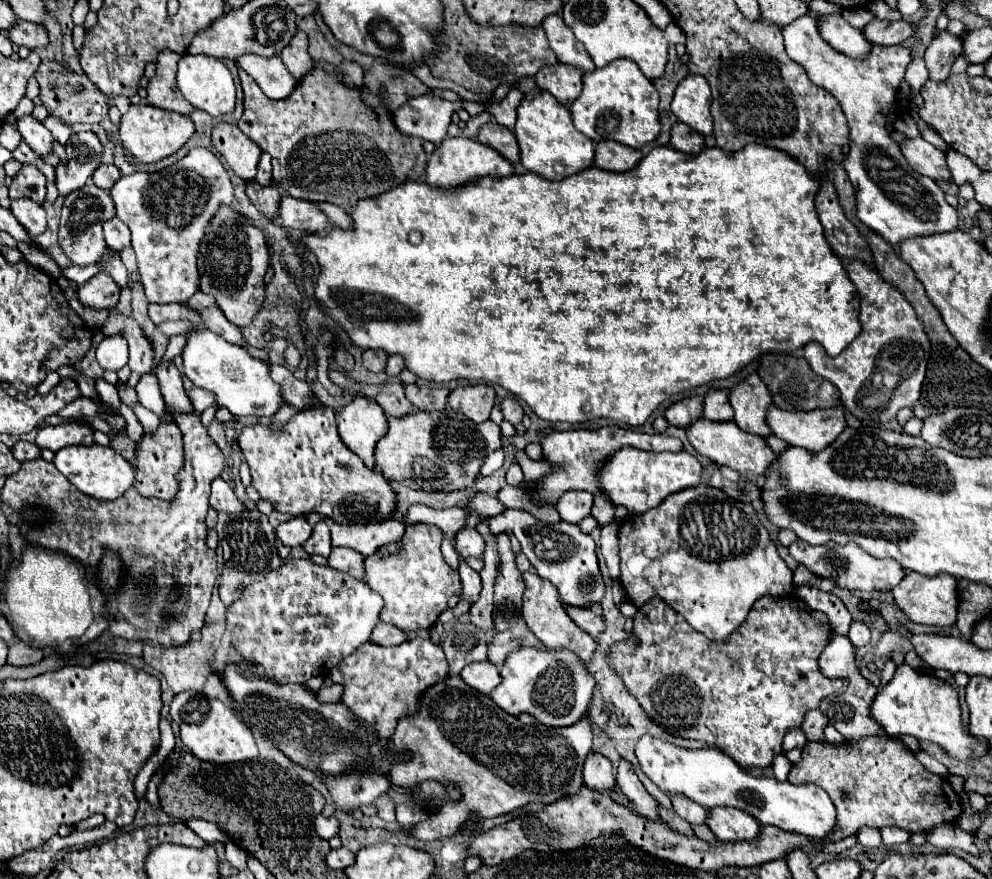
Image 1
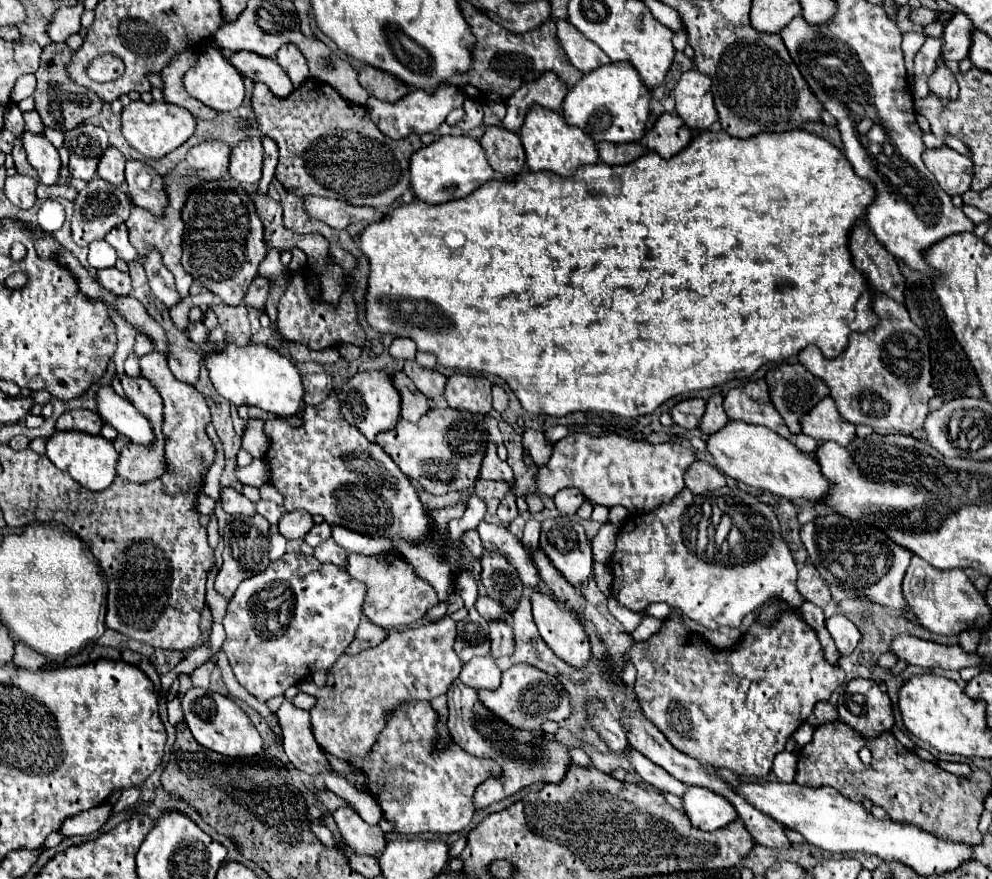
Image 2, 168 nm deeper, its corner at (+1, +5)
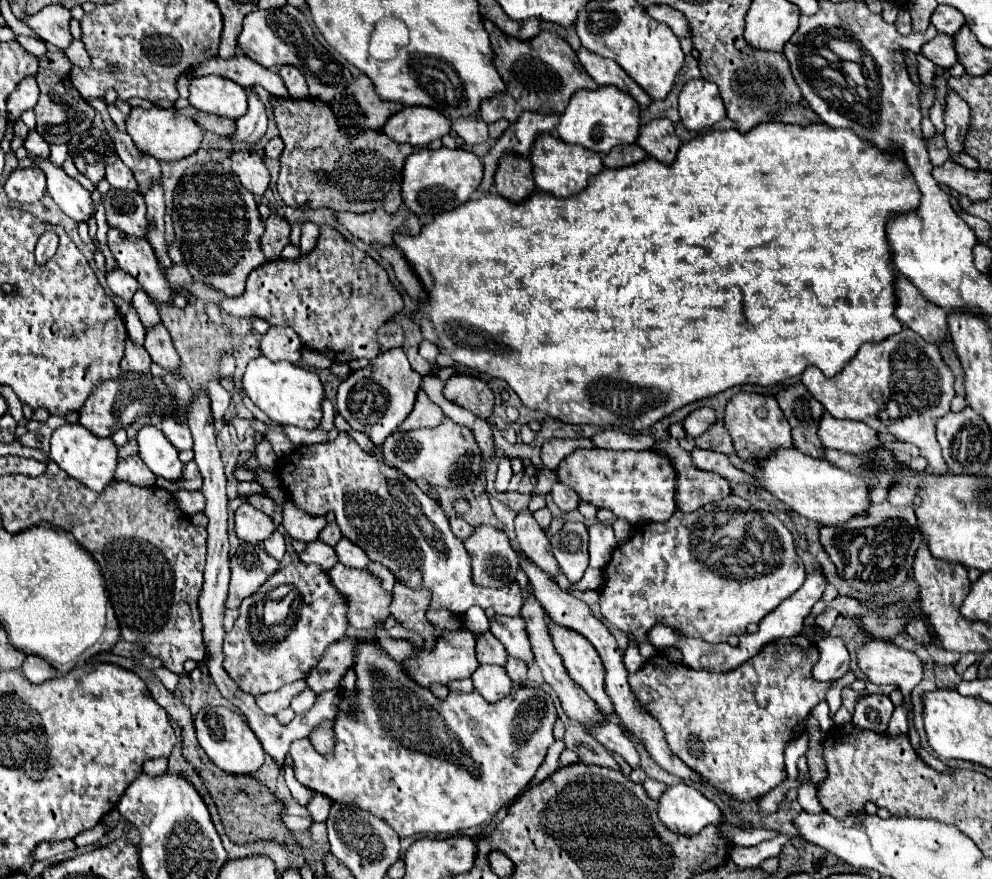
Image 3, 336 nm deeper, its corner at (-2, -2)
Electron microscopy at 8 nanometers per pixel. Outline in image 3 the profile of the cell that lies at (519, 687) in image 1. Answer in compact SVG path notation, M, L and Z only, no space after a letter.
M359 644L353 668L357 672L357 684L355 686L357 686L357 690L361 690L361 704L357 704L357 712L351 712L351 714L339 712L339 716L335 718L337 742L335 742L333 752L327 754L327 756L317 754L307 738L295 740L291 744L289 754L295 760L295 778L303 786L307 786L309 790L319 792L319 794L327 796L333 802L351 804L351 806L357 806L357 808L361 808L365 812L371 812L379 820L387 822L401 838L413 836L413 834L457 834L457 832L463 832L467 828L481 826L481 824L489 822L493 818L493 814L503 804L513 800L529 784L529 780L533 778L537 768L543 764L549 746L555 742L553 724L557 722L557 710L555 710L555 704L553 704L551 696L545 694L543 690L539 690L539 688L519 686L507 698L503 698L503 700L499 700L495 704L485 704L485 700L481 698L479 692L471 692L471 694L455 694L455 692L451 692L445 700L439 700L427 688L417 688L417 684L413 684L413 680L409 680L401 672L401 668L397 668L397 662L391 656L387 656L387 652L383 652L379 646L373 646L373 644Z

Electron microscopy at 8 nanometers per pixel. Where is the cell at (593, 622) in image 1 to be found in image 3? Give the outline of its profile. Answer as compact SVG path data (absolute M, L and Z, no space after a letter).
M523 510L515 518L515 532L517 532L517 542L519 550L533 560L543 572L547 572L551 578L555 578L561 568L551 552L549 538L543 534L541 526L535 522L533 514L529 510Z

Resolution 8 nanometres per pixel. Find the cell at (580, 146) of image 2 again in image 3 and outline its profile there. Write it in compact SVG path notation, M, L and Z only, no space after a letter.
M551 132L539 134L535 138L533 150L531 150L531 164L533 164L533 178L535 178L537 190L549 192L549 194L559 196L559 198L579 194L587 186L589 176L603 170L601 156L597 152L591 152L591 150L581 148L581 146L571 146Z

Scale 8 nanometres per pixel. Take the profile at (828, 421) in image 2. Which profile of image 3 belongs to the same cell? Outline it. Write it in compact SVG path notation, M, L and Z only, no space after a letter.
M829 412L823 414L817 436L821 444L825 444L825 448L835 448L849 454L865 454L881 446L877 432L873 432L873 428L869 428L867 424L837 420L829 416Z

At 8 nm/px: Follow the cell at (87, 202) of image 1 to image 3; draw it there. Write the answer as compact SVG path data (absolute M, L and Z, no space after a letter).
M111 188L103 194L103 204L109 228L115 228L127 236L145 236L145 202L137 192L121 192Z

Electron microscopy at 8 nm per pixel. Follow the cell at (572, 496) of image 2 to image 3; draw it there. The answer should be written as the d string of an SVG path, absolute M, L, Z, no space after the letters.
M555 484L555 486L551 488L551 496L553 496L553 502L555 502L563 512L577 510L577 506L579 506L577 494L575 494L571 488L561 488L559 484Z

